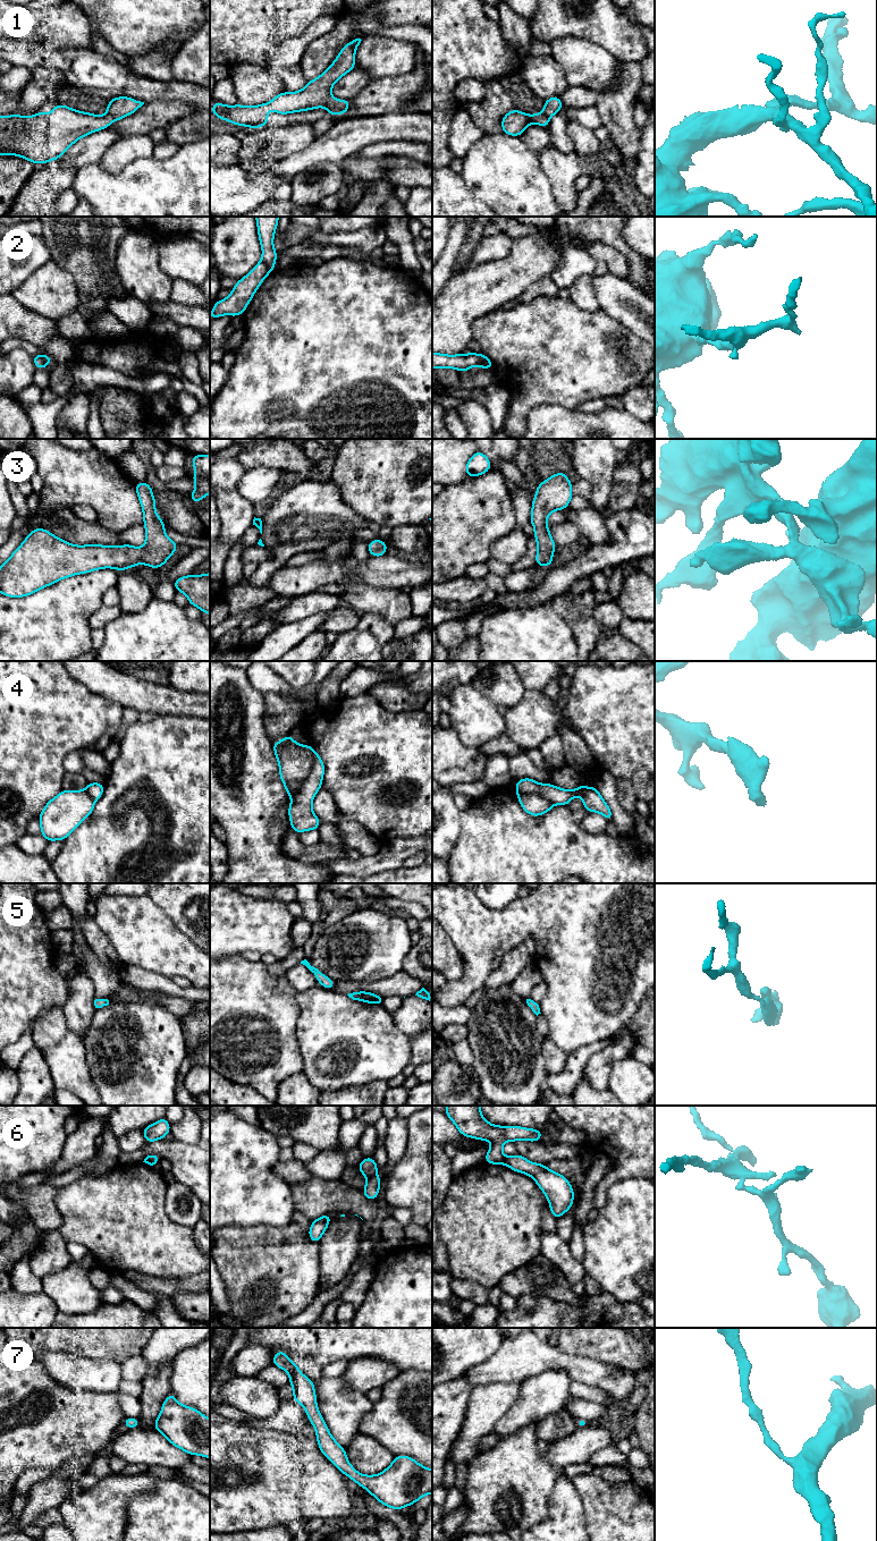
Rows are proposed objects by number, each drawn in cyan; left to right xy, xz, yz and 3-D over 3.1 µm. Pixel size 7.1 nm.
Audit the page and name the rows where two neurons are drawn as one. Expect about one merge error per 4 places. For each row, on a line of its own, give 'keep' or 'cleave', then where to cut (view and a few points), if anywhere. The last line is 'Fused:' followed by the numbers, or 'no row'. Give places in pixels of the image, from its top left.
1: keep | no cut
2: cleave | xz (261, 260), (272, 268)
3: keep | no cut
4: keep | no cut
5: keep | no cut
6: cleave | xz (374, 1175), (368, 1178)
7: keep | no cut
Fused: 2, 6

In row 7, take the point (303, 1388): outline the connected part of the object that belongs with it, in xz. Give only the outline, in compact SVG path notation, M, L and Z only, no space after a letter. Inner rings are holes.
M284 1351L272 1357L272 1364L289 1374L293 1387L293 1399L300 1403L315 1429L321 1453L345 1475L369 1491L379 1502L396 1510L411 1506L422 1497L432 1493L432 1470L419 1464L412 1457L395 1456L394 1462L377 1475L363 1475L348 1462L346 1451L330 1434L319 1412L314 1381L306 1378L290 1362Z

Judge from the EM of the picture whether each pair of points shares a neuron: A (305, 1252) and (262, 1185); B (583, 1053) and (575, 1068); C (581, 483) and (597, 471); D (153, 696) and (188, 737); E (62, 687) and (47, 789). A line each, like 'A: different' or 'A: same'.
A: different
B: same
C: different
D: different
E: same

